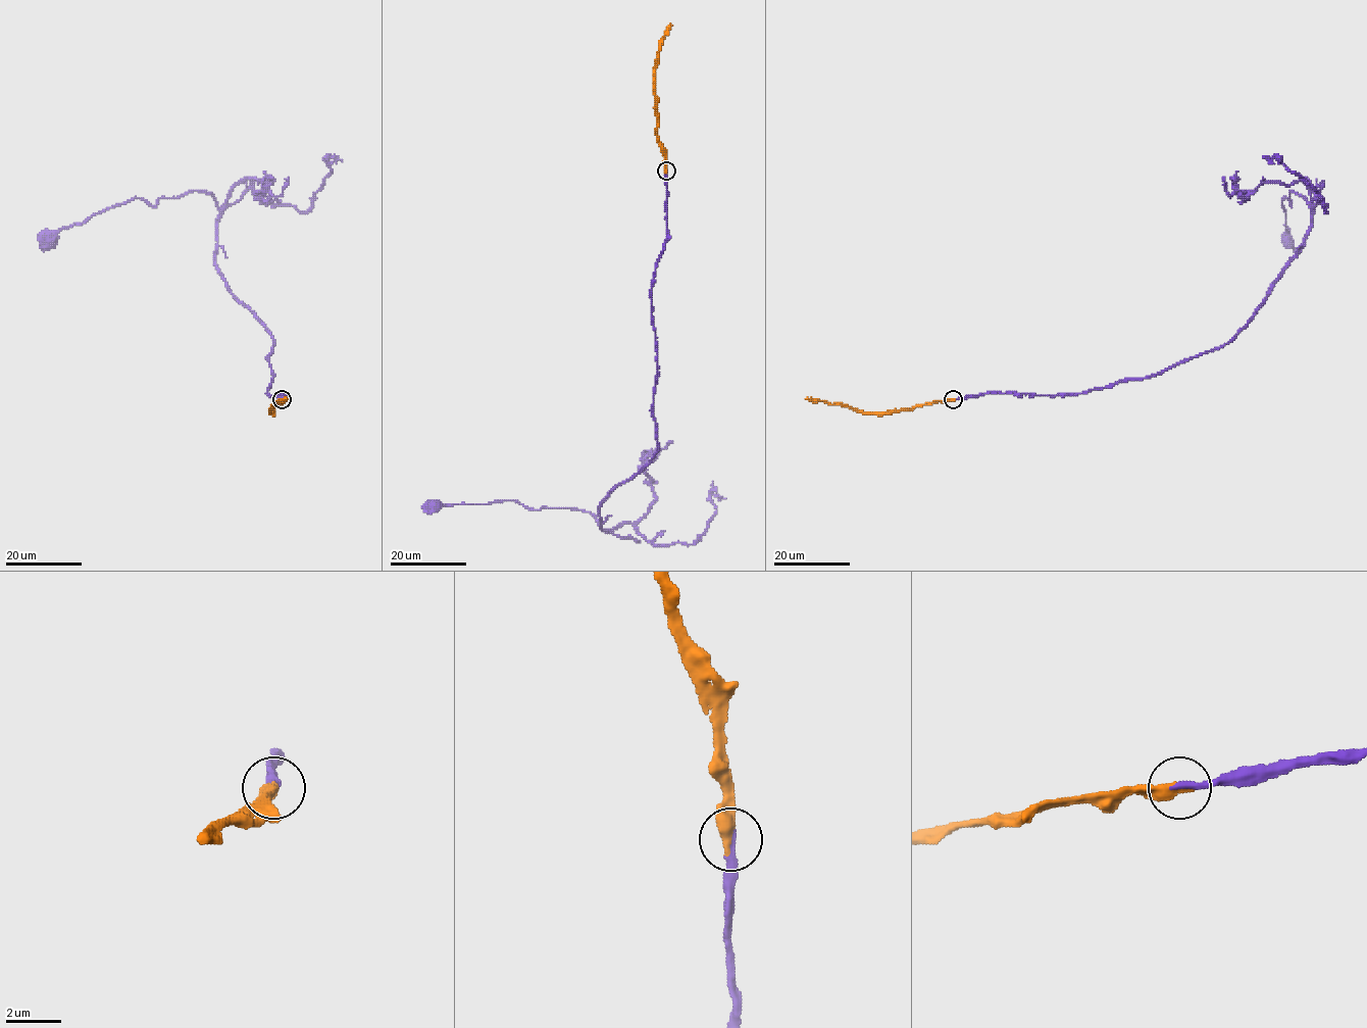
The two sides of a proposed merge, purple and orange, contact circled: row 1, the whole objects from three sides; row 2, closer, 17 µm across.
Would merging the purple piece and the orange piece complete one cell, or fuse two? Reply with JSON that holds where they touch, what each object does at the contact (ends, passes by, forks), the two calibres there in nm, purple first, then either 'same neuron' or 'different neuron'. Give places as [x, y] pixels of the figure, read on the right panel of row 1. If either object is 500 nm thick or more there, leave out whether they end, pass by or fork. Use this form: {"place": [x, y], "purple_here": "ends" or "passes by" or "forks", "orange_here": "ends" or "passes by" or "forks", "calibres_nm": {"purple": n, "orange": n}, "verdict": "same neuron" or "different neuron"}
{"place": [953, 399], "calibres_nm": {"purple": 280, "orange": 500}, "verdict": "same neuron"}

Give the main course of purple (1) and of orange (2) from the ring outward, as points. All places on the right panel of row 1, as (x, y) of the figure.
1: (953, 399), (1084, 393), (1223, 347), (1309, 229), (1312, 208), (1293, 191), (1290, 206), (1282, 200), (1285, 239)
2: (953, 399), (882, 412), (860, 412), (806, 398)

